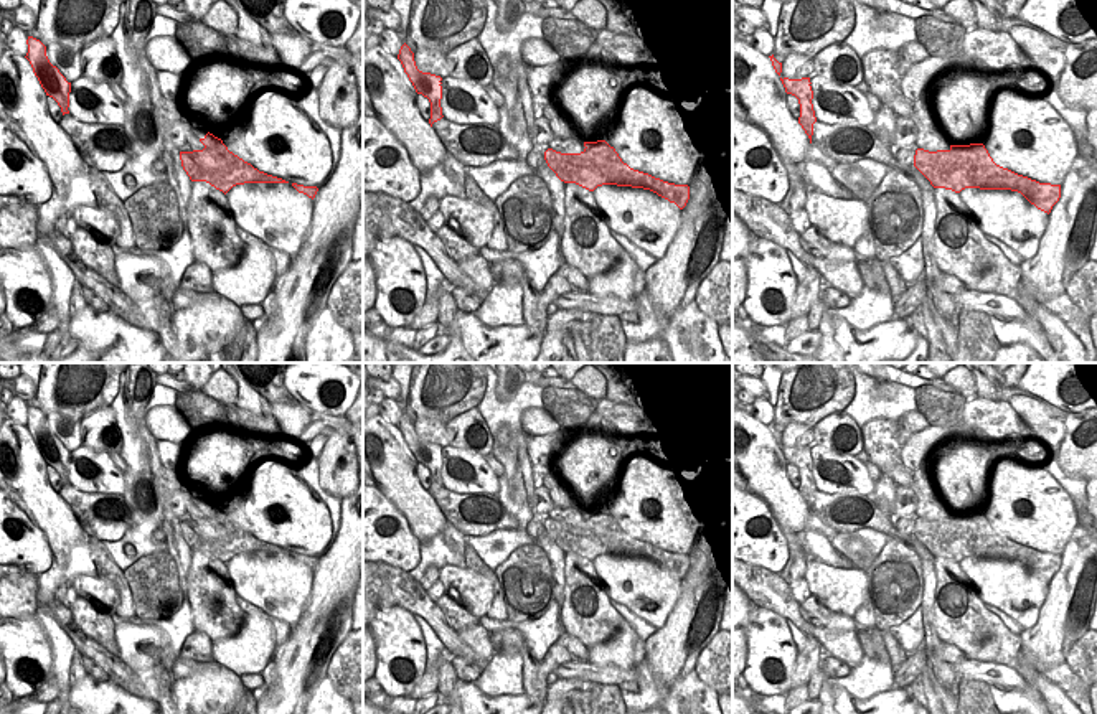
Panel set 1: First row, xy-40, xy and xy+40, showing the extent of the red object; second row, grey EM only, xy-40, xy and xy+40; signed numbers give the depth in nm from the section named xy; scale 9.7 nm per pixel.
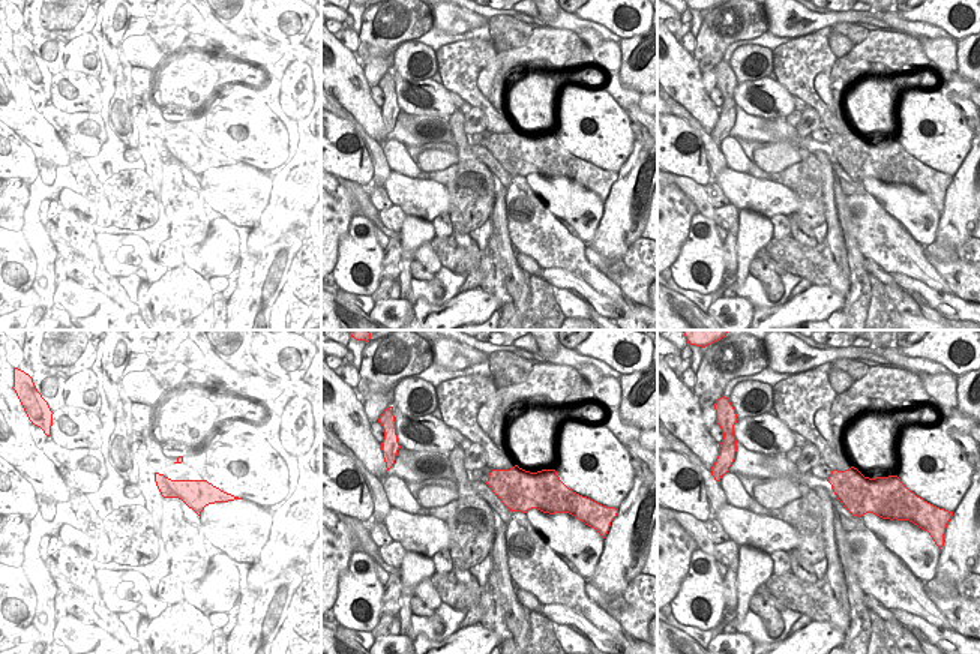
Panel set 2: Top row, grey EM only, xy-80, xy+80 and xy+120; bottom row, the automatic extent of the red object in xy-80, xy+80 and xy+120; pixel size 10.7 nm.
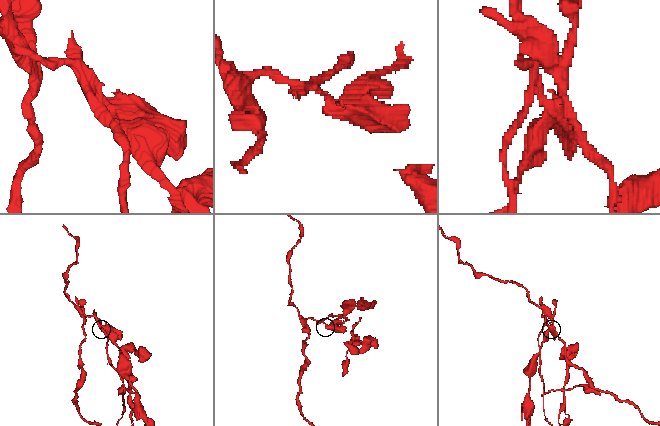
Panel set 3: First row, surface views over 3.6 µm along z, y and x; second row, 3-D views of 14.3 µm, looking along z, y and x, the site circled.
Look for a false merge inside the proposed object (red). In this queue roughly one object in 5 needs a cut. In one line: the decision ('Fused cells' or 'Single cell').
Fused cells

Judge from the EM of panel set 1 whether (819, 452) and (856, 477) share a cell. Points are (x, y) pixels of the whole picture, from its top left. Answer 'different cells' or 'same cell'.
same cell

